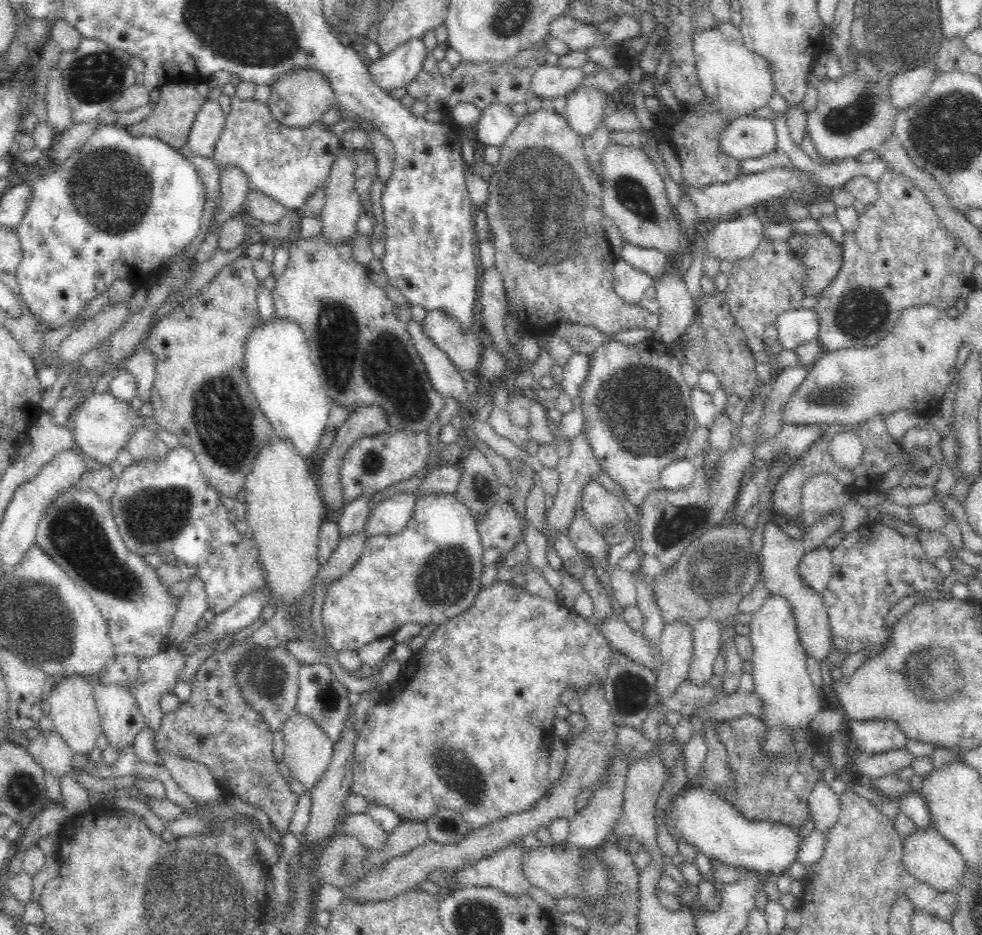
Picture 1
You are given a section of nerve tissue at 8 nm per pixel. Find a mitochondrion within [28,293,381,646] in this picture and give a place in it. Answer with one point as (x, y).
(73, 530)

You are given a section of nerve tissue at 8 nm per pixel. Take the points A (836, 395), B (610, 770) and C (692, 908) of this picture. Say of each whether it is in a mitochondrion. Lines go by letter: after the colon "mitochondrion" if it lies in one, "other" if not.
A: mitochondrion
B: other
C: other

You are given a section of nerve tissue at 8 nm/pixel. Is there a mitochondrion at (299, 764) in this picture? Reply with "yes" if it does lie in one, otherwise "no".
no

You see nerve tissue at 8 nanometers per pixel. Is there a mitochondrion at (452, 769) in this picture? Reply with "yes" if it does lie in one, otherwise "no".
yes

